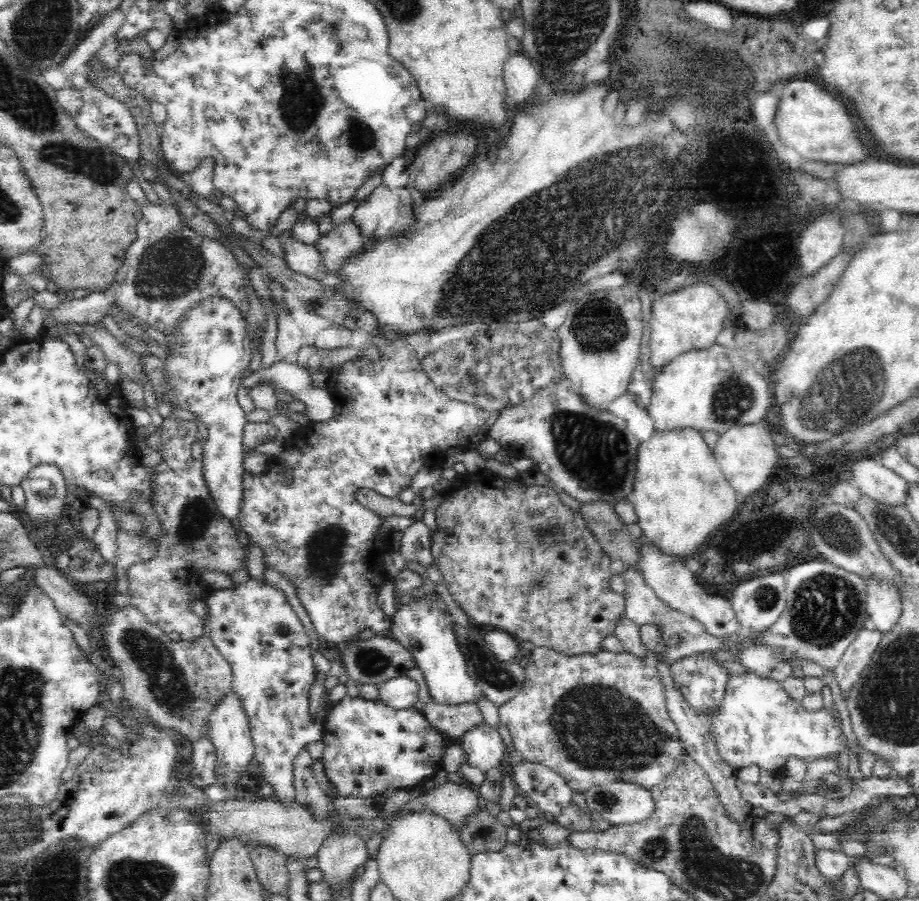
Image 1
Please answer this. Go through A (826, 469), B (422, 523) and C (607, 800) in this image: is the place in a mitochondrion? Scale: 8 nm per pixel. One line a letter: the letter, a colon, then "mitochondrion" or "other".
A: other
B: other
C: mitochondrion

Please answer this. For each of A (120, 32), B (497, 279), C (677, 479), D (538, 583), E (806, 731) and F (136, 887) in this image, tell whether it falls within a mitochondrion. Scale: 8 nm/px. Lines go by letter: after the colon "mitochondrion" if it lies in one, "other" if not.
A: other
B: mitochondrion
C: other
D: mitochondrion
E: other
F: mitochondrion

